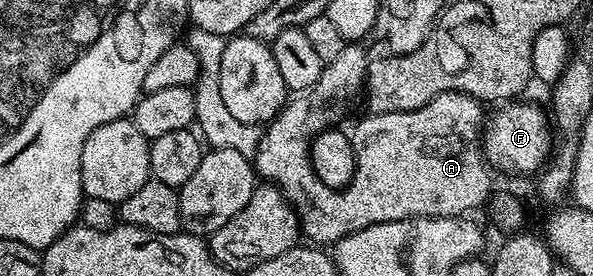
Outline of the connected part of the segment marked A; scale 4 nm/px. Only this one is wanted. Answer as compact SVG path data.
M363 45L344 46L341 57L324 66L317 85L306 93L288 98L279 116L266 124L253 156L256 176L283 192L283 198L295 210L302 234L306 238L308 235L311 238L308 240L315 245L334 245L349 233L357 233L361 229L369 229L369 225L381 225L389 221L463 217L475 213L471 211L477 210L483 202L484 206L493 195L493 171L484 156L481 142L481 132L485 127L485 107L471 95L463 95L459 91L441 93L433 97L429 105L421 105L421 109L416 111L368 114L367 119L356 125L351 135L351 144L355 146L355 172L349 185L340 191L325 185L311 167L311 140L332 126L331 111L327 107L333 106L335 99L347 103L358 91L360 94L364 90L368 70L367 51Z

